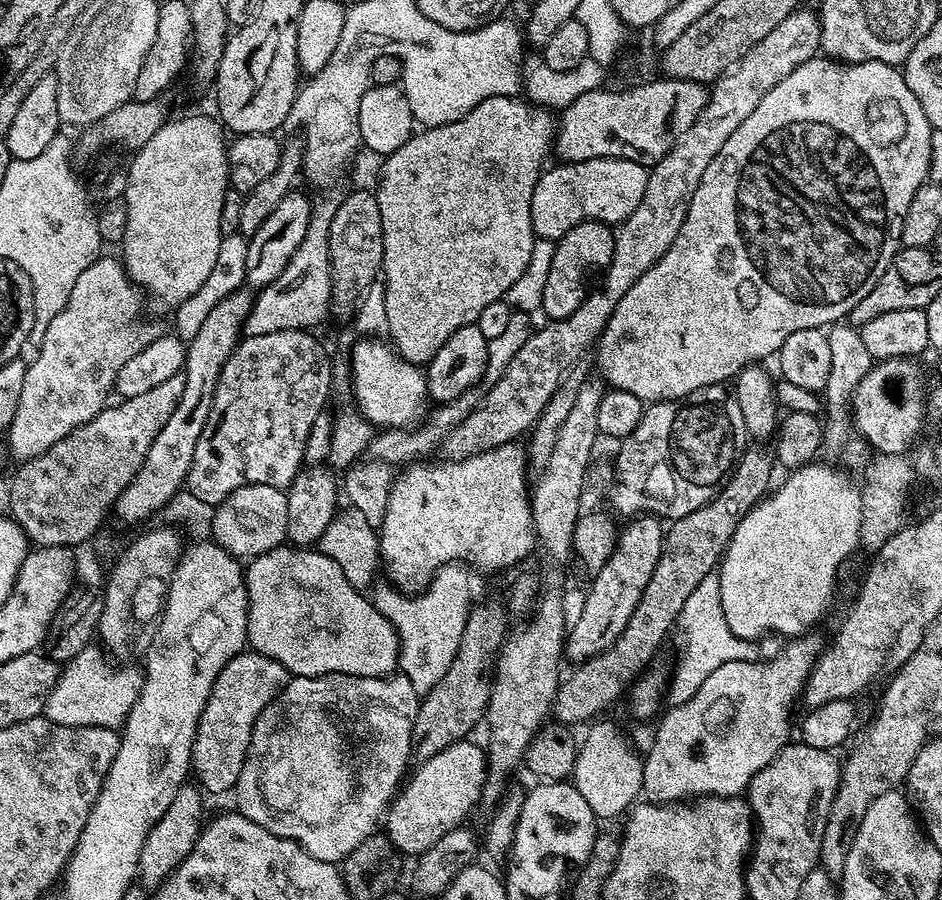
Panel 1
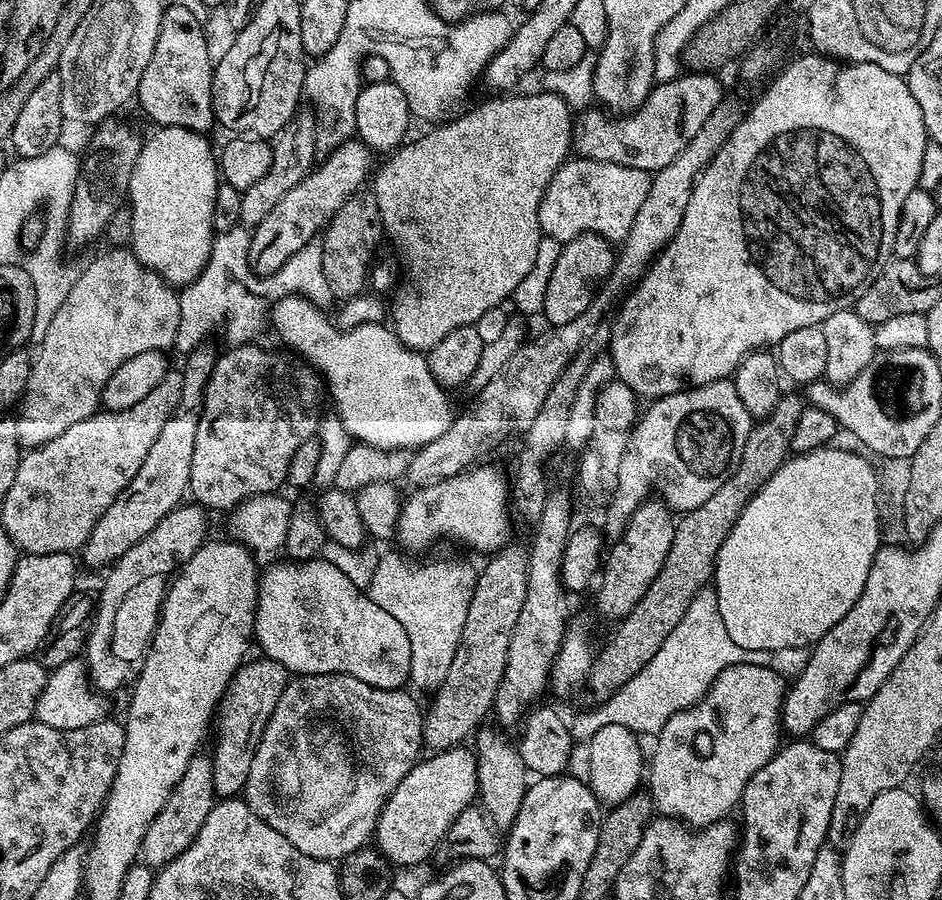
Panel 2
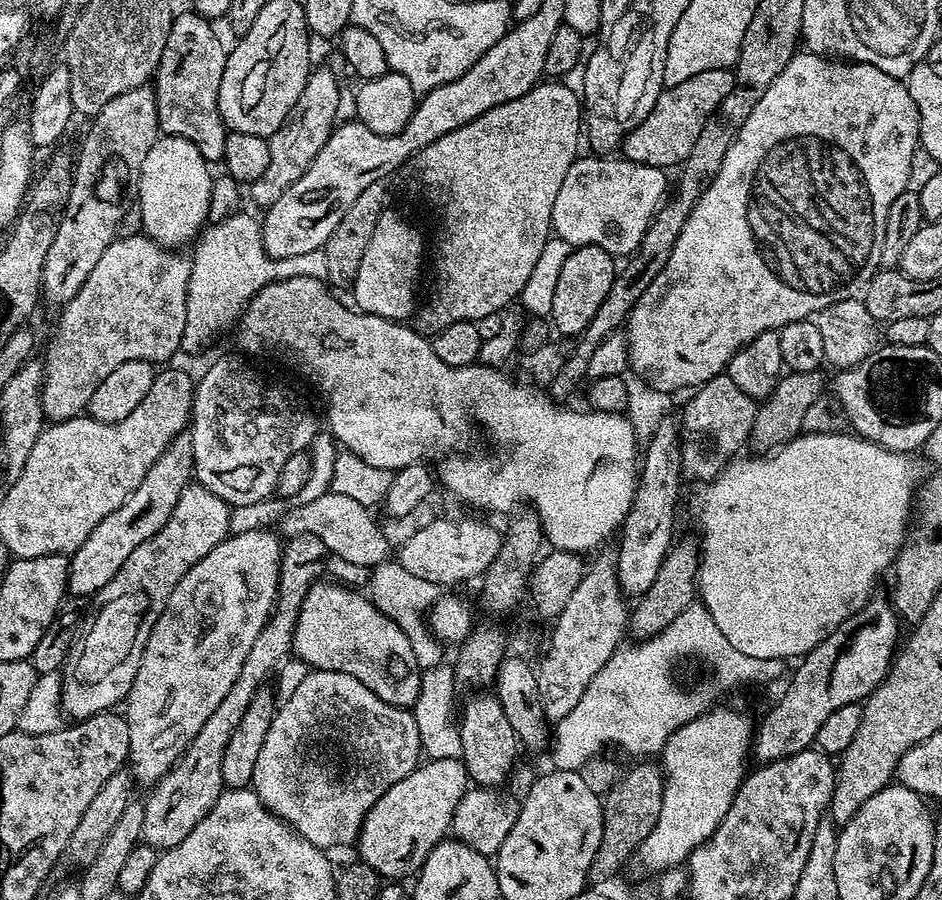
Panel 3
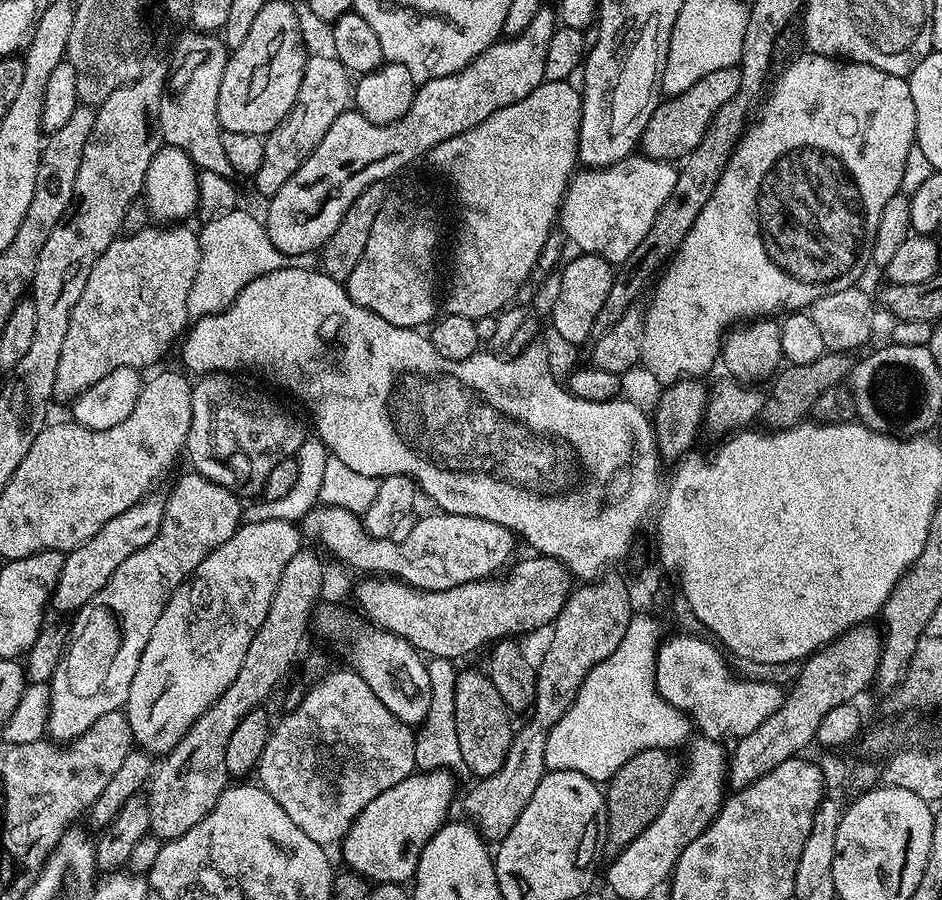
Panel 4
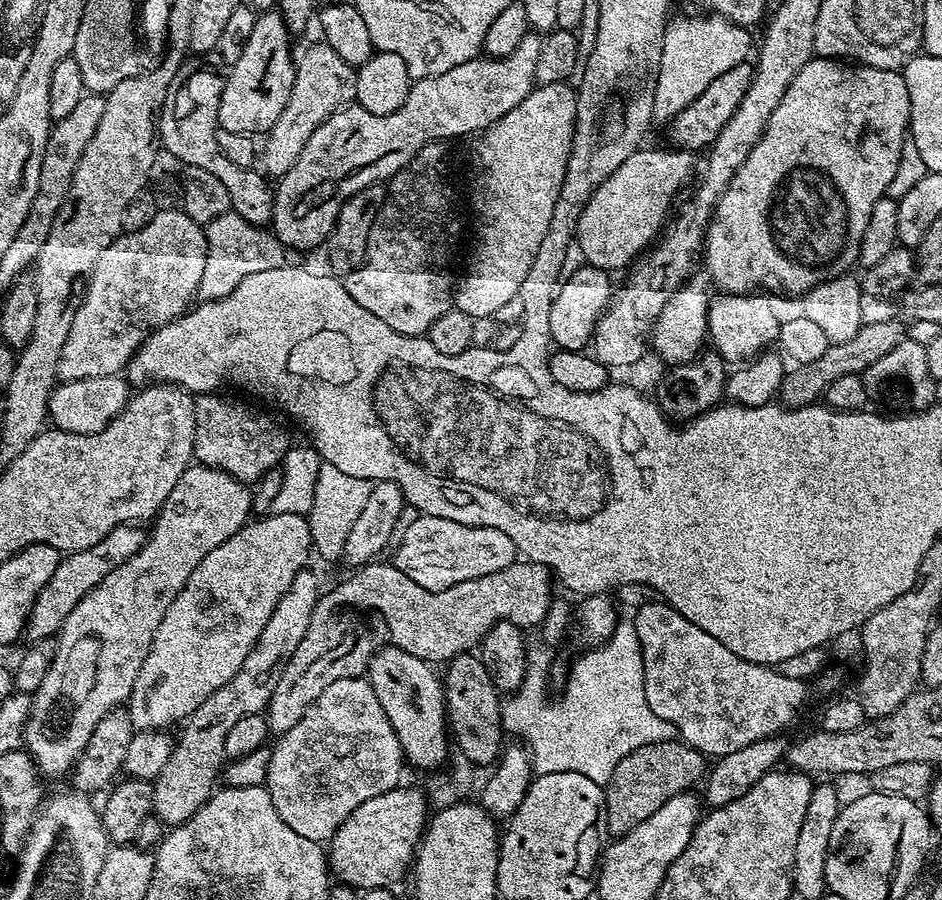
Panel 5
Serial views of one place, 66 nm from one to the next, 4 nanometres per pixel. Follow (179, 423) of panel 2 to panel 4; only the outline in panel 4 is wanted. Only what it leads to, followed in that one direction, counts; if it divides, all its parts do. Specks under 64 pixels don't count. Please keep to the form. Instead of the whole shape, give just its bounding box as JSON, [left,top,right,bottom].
[50,495,165,614]

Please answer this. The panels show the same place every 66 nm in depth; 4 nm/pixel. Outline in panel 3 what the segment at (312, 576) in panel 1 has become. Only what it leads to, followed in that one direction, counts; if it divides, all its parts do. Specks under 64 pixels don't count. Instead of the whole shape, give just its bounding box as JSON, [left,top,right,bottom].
[291,582,422,709]

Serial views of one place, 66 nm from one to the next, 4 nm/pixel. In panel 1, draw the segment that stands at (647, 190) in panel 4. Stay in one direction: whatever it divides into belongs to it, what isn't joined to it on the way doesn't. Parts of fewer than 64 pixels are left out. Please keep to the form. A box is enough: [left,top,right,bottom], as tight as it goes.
[530,158,649,240]

